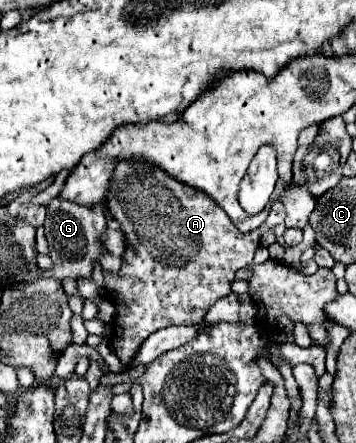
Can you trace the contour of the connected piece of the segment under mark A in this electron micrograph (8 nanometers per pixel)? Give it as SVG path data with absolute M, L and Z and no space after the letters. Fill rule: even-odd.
M126 161L116 167L106 207L108 213L122 223L122 229L128 237L128 251L122 259L120 273L116 277L104 273L110 297L124 301L124 319L118 319L114 331L114 336L118 338L114 353L122 363L130 363L130 359L134 359L138 353L138 347L154 331L170 325L200 323L206 315L206 309L230 291L236 273L252 265L255 252L260 246L260 229L240 233L230 217L218 205L214 205L206 193L196 191L194 187L184 187L184 183L170 179L162 169L152 165L148 167L146 163Z

